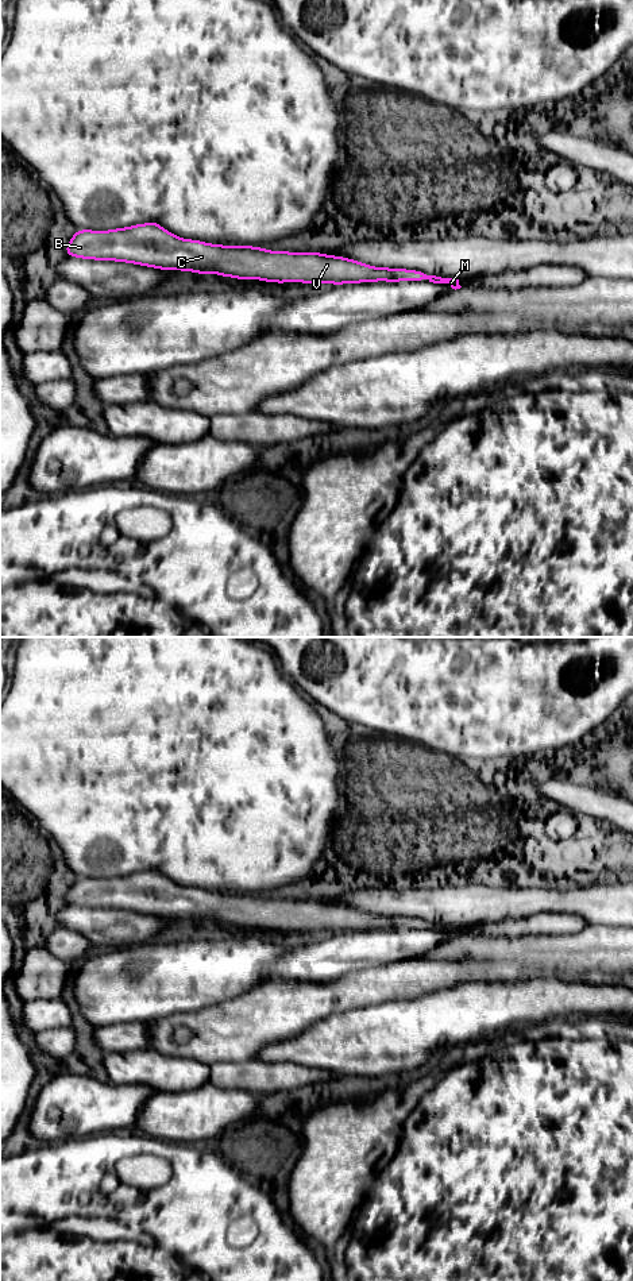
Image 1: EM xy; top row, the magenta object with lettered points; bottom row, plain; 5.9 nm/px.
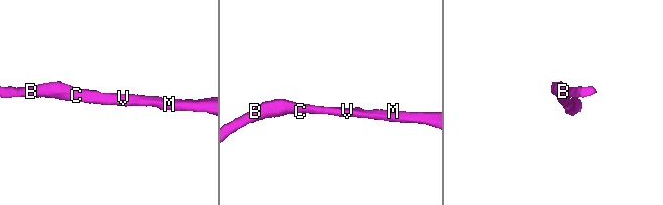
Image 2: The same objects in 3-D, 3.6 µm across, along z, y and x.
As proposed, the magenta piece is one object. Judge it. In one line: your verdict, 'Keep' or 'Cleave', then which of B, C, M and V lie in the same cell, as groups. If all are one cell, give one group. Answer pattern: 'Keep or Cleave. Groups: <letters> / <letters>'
Keep. Groups: B C M V

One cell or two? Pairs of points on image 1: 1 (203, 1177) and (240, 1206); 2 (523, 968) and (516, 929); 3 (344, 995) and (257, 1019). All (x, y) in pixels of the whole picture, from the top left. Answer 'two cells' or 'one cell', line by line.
1: one cell
2: two cells
3: one cell

